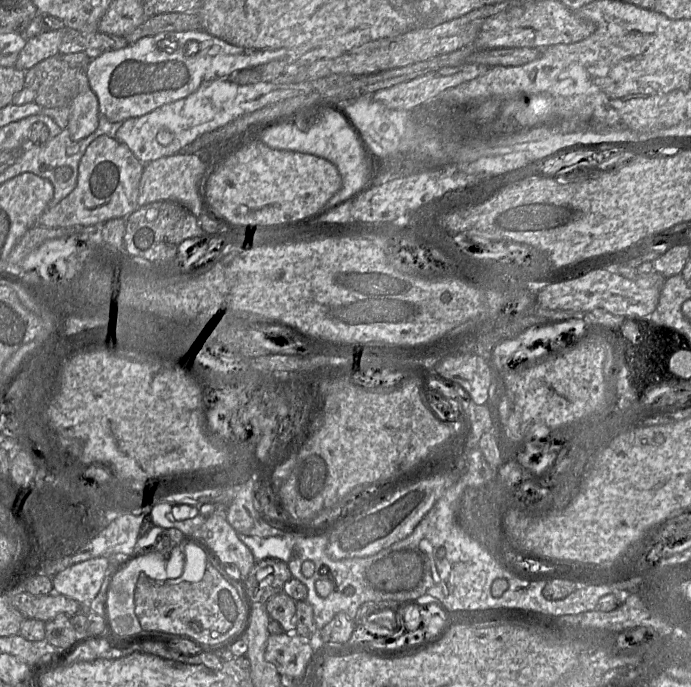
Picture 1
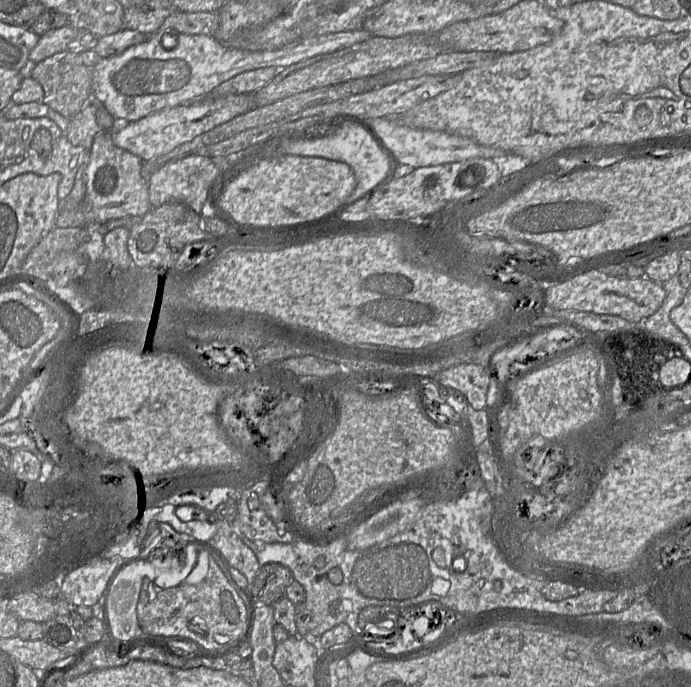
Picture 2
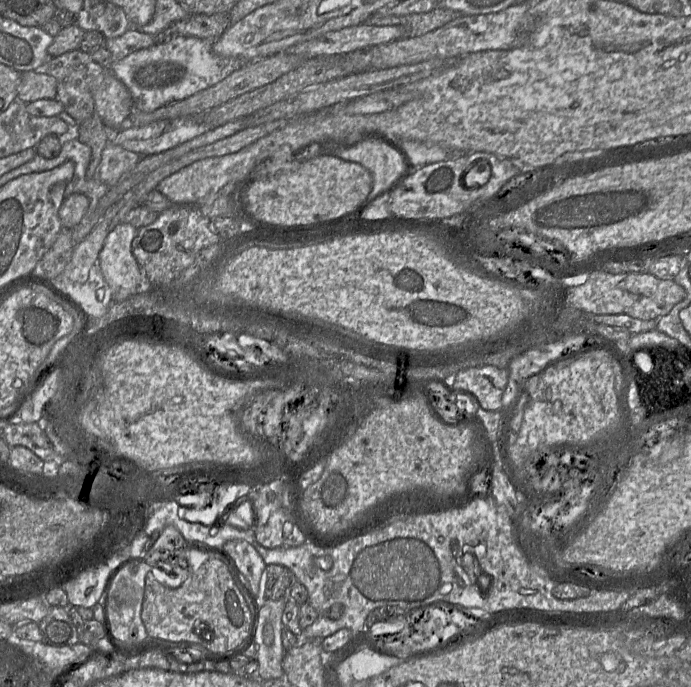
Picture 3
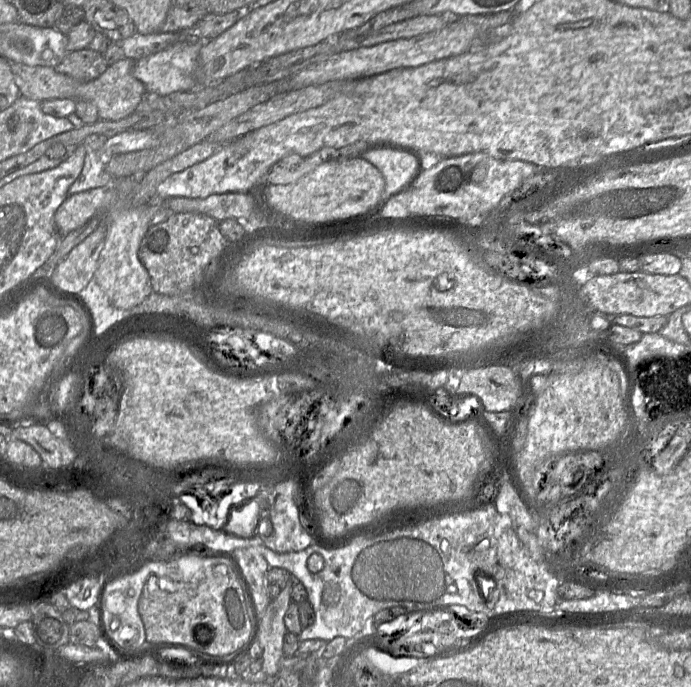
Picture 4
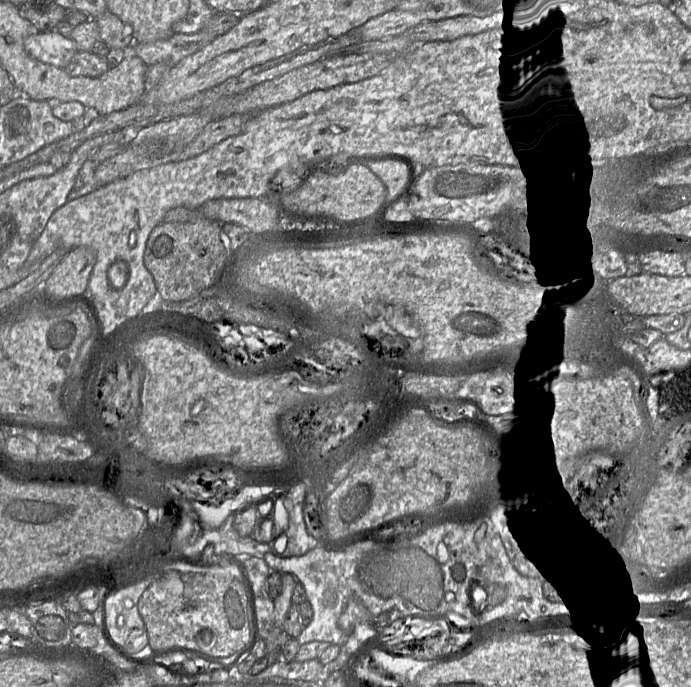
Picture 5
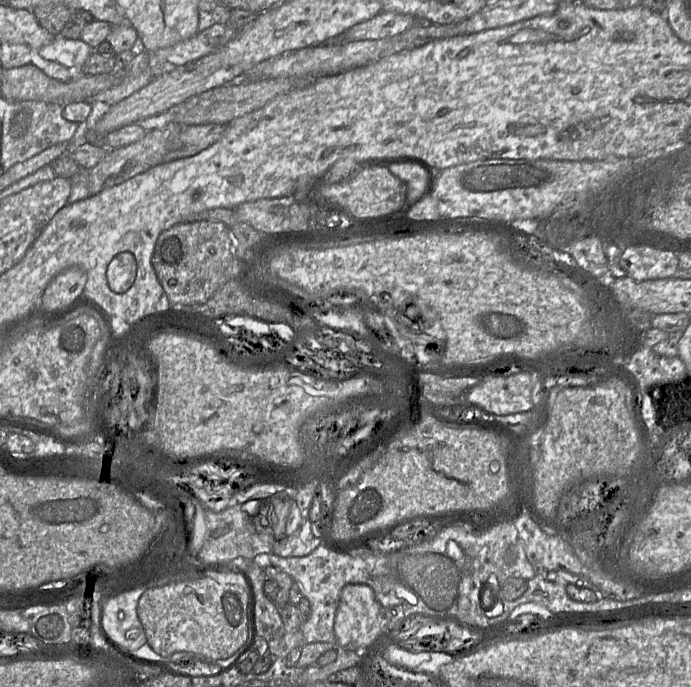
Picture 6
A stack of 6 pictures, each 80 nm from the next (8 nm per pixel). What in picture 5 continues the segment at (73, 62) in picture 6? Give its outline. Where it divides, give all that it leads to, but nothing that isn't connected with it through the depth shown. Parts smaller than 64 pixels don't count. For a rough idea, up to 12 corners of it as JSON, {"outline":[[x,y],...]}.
{"outline":[[56,30],[28,35],[33,59],[62,69],[78,52]]}

